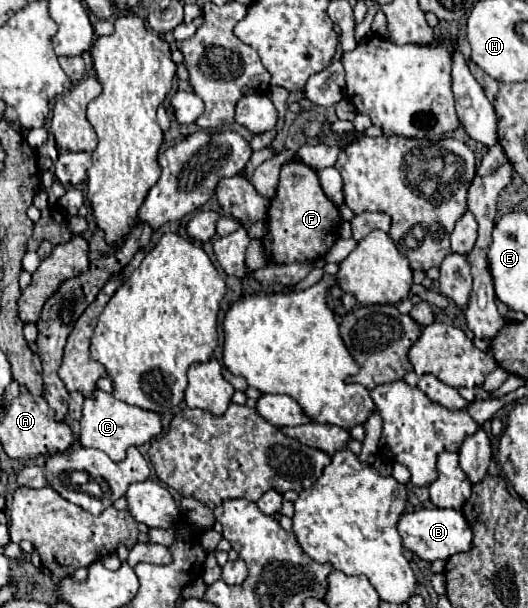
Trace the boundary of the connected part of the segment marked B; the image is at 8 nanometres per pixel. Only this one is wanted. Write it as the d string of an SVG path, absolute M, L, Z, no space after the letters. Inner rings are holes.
M421 509L415 513L405 513L399 519L399 535L403 539L403 547L425 561L445 561L455 553L473 549L473 529L463 517L463 513L453 509Z

